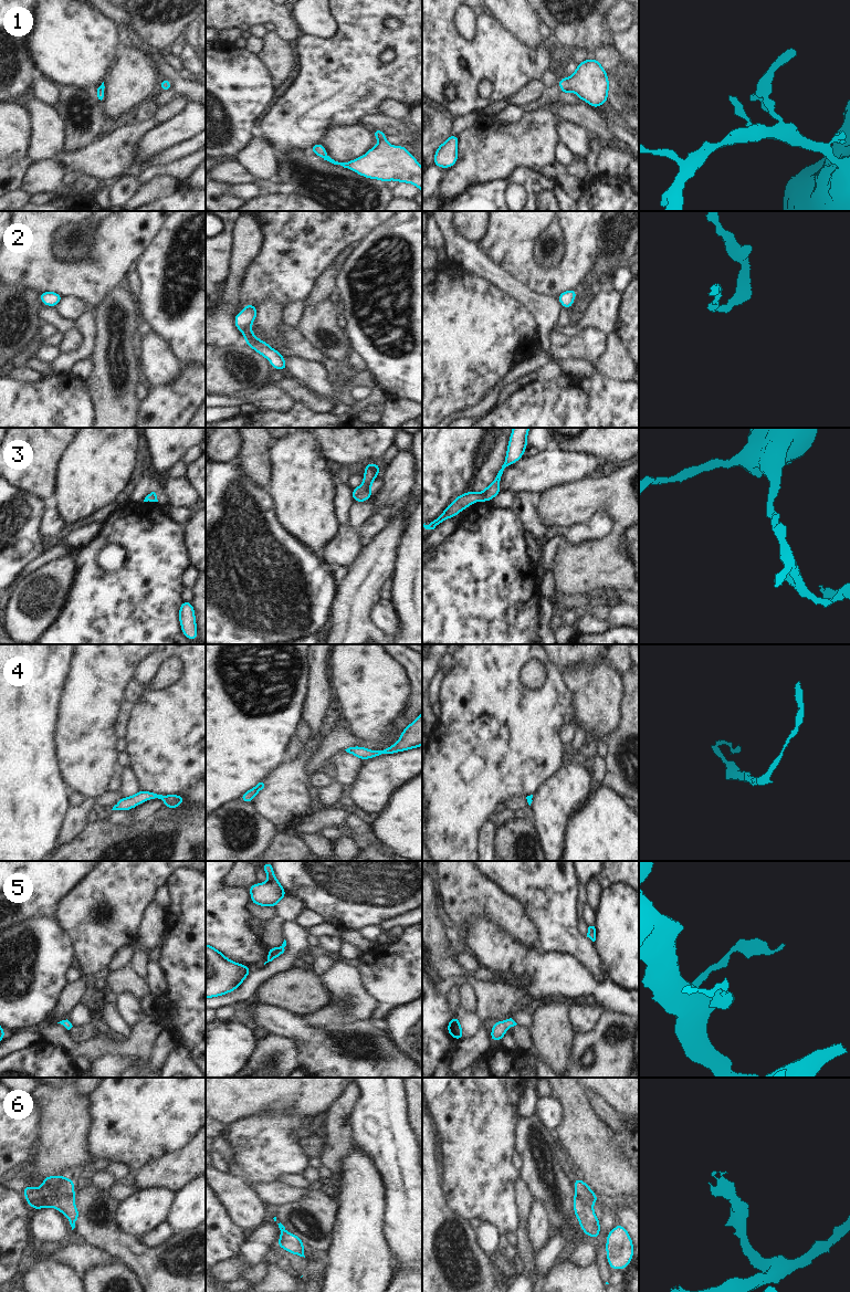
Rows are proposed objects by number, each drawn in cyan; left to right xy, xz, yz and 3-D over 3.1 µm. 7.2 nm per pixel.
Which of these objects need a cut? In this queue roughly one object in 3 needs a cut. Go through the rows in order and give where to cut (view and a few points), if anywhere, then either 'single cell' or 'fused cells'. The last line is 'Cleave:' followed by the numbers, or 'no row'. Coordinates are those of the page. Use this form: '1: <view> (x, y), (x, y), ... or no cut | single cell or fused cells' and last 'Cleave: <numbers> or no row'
1: no cut | single cell
2: no cut | single cell
3: no cut | single cell
4: no cut | single cell
5: no cut | single cell
6: no cut | single cell
Cleave: no row

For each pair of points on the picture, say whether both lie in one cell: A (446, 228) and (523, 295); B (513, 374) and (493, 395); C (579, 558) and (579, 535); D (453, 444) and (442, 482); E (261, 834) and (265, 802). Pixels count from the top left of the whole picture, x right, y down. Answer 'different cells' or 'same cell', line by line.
A: same cell
B: same cell
C: different cells
D: same cell
E: different cells

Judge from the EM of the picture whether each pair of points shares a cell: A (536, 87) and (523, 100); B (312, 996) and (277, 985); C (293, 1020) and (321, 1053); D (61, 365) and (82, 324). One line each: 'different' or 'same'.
A: same
B: same
C: same
D: same

